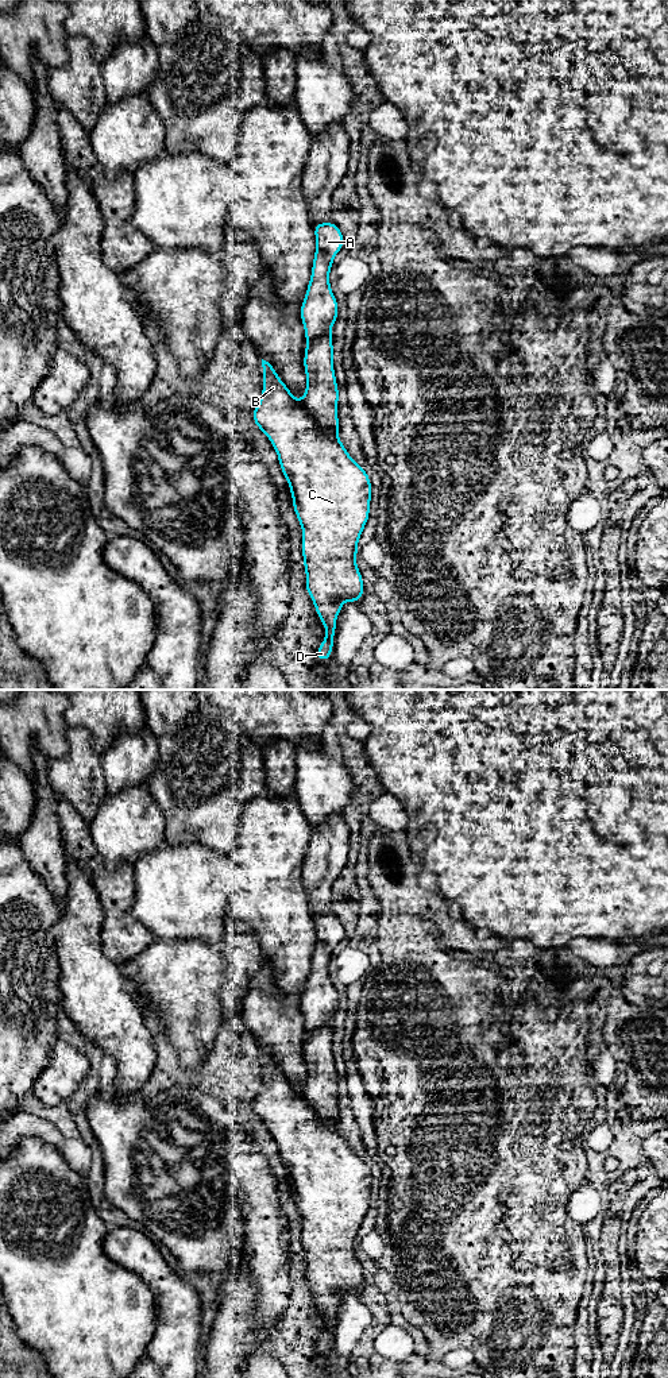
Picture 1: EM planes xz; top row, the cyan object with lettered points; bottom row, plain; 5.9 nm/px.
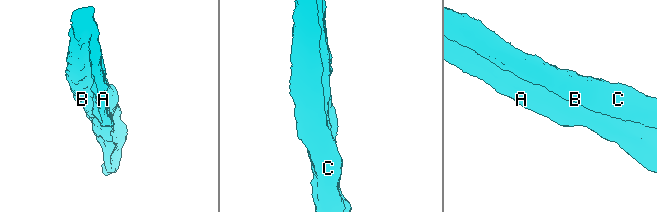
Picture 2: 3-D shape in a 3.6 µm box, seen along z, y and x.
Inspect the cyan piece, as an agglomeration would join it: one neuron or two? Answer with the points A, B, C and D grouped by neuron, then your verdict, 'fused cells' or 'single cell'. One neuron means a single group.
A / B C D | fused cells

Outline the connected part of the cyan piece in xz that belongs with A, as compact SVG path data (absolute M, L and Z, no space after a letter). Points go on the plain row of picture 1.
M333 914L313 915L316 943L312 966L300 999L306 1032L331 1024L339 1008L339 995L329 976L329 962L336 945L344 937L344 927Z

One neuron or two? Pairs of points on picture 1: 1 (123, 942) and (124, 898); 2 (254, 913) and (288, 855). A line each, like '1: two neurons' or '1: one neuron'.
1: one neuron
2: one neuron

